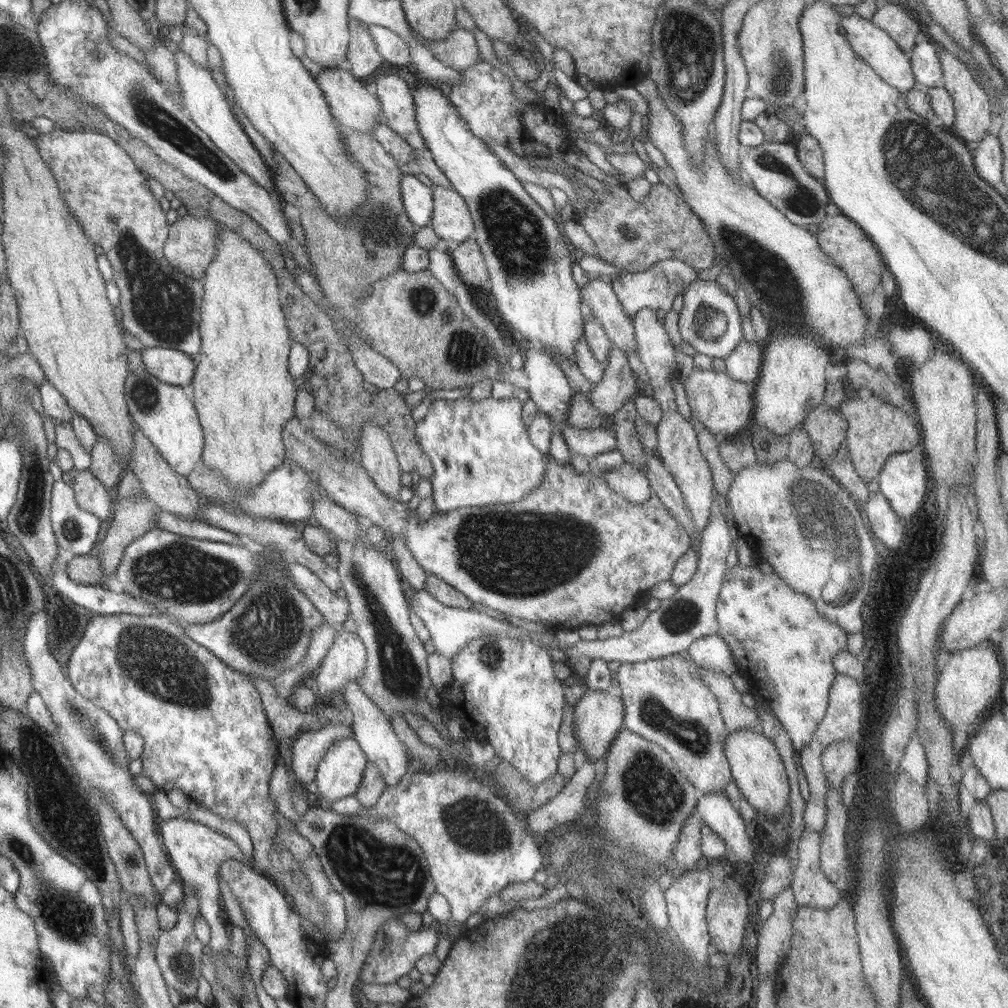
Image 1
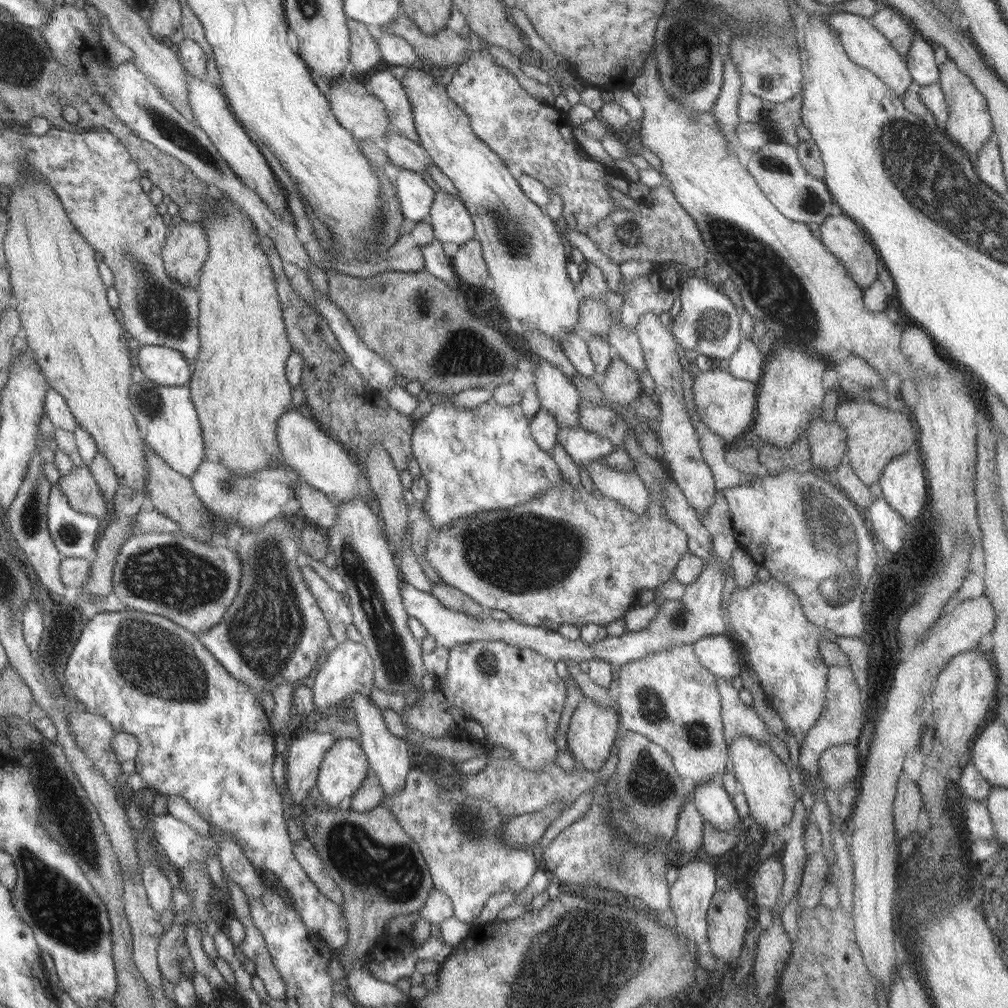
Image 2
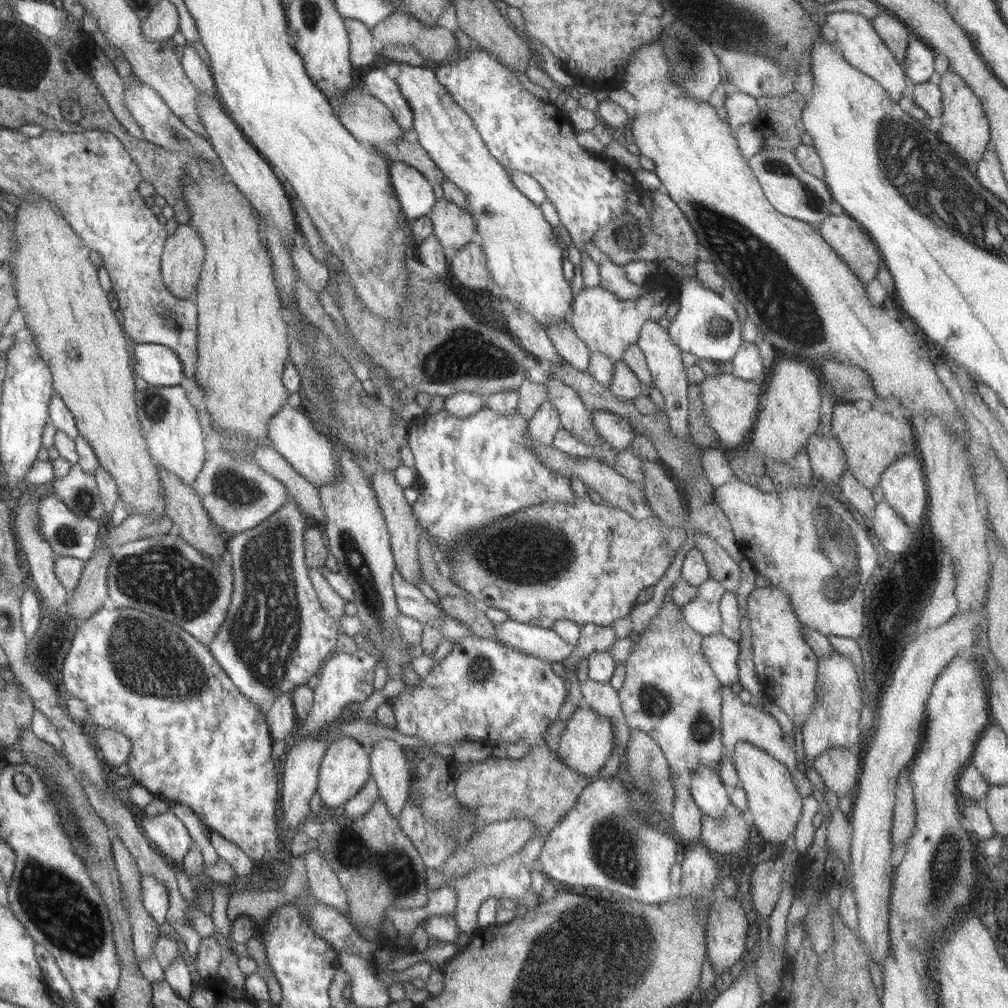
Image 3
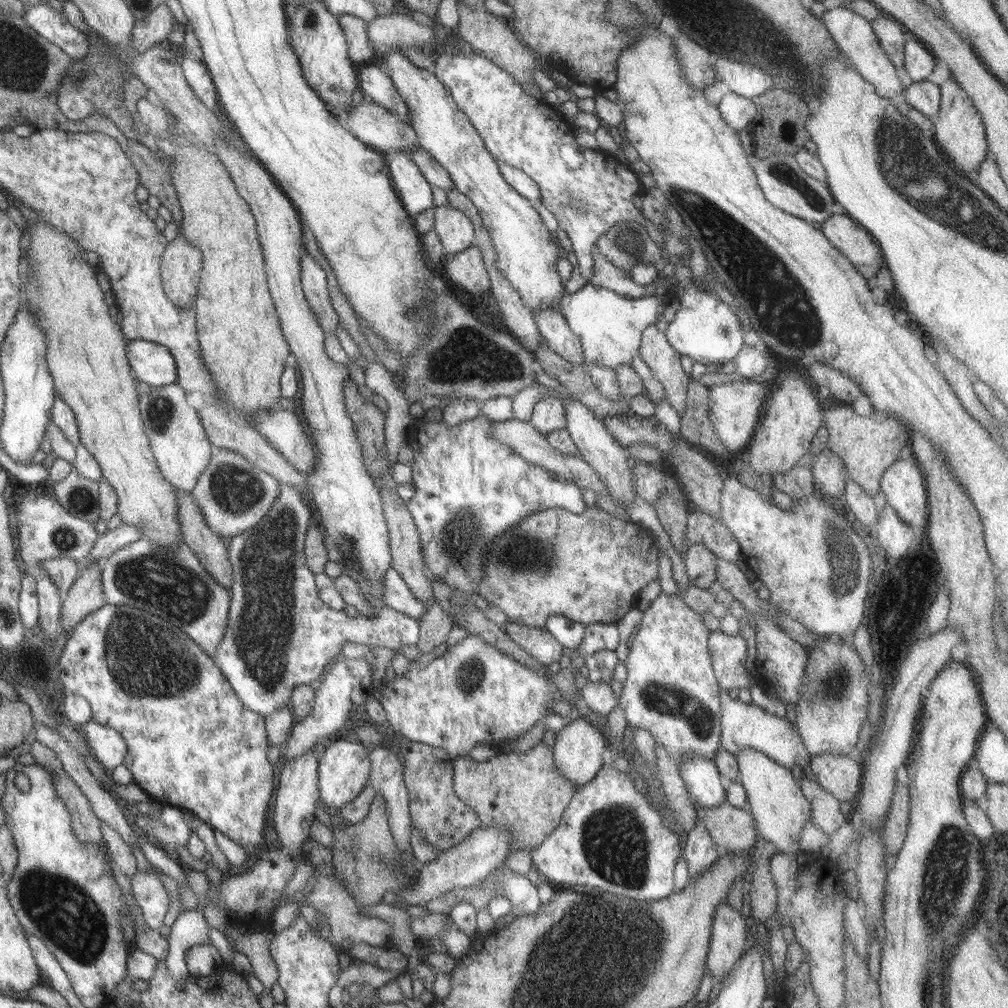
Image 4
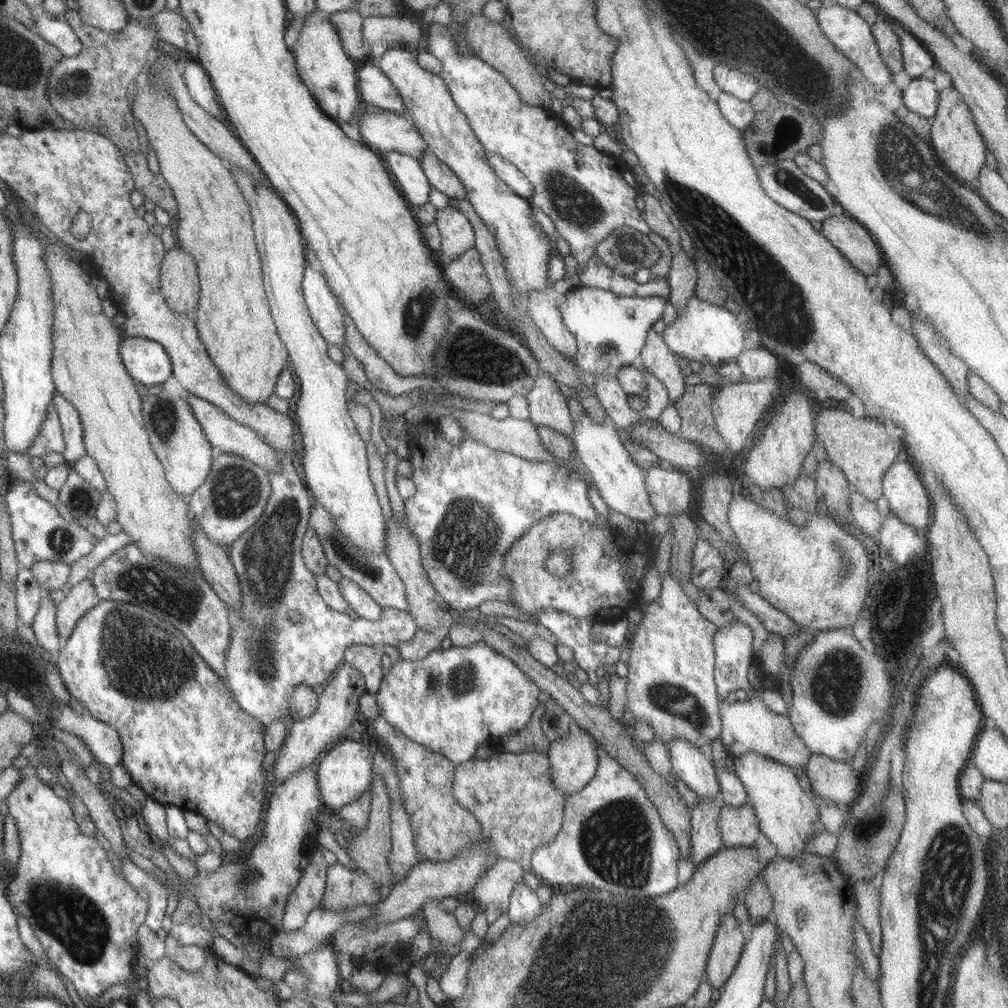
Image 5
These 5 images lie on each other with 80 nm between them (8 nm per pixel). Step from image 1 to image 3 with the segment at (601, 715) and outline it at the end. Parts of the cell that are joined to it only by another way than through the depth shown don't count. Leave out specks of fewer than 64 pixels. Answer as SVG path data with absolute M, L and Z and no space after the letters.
M582 704L563 723L565 727L558 744L558 756L562 759L562 763L586 778L598 776L599 770L606 764L612 753L614 728L611 722L612 719L602 717Z

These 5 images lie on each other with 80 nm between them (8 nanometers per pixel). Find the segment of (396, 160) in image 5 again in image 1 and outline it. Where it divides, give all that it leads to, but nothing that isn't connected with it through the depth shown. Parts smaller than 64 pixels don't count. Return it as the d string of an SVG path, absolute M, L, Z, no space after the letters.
M414 175L401 176L401 193L404 209L414 226L431 225L433 212L433 190Z

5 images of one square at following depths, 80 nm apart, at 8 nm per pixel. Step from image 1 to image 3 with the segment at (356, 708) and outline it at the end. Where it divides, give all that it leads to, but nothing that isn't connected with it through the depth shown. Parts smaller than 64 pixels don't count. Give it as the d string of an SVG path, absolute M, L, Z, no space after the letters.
M385 738L370 745L372 779L376 781L380 800L398 818L409 798L412 772L404 753L404 746Z

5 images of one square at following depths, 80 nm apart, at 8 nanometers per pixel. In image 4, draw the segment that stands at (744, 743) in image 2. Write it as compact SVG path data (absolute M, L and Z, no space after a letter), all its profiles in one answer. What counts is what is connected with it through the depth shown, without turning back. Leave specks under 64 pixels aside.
M752 748L740 750L735 755L739 766L738 781L745 788L748 809L756 832L772 842L783 852L796 848L804 825L812 820L811 802L804 796L799 783L792 777L790 768L777 764L774 760Z

